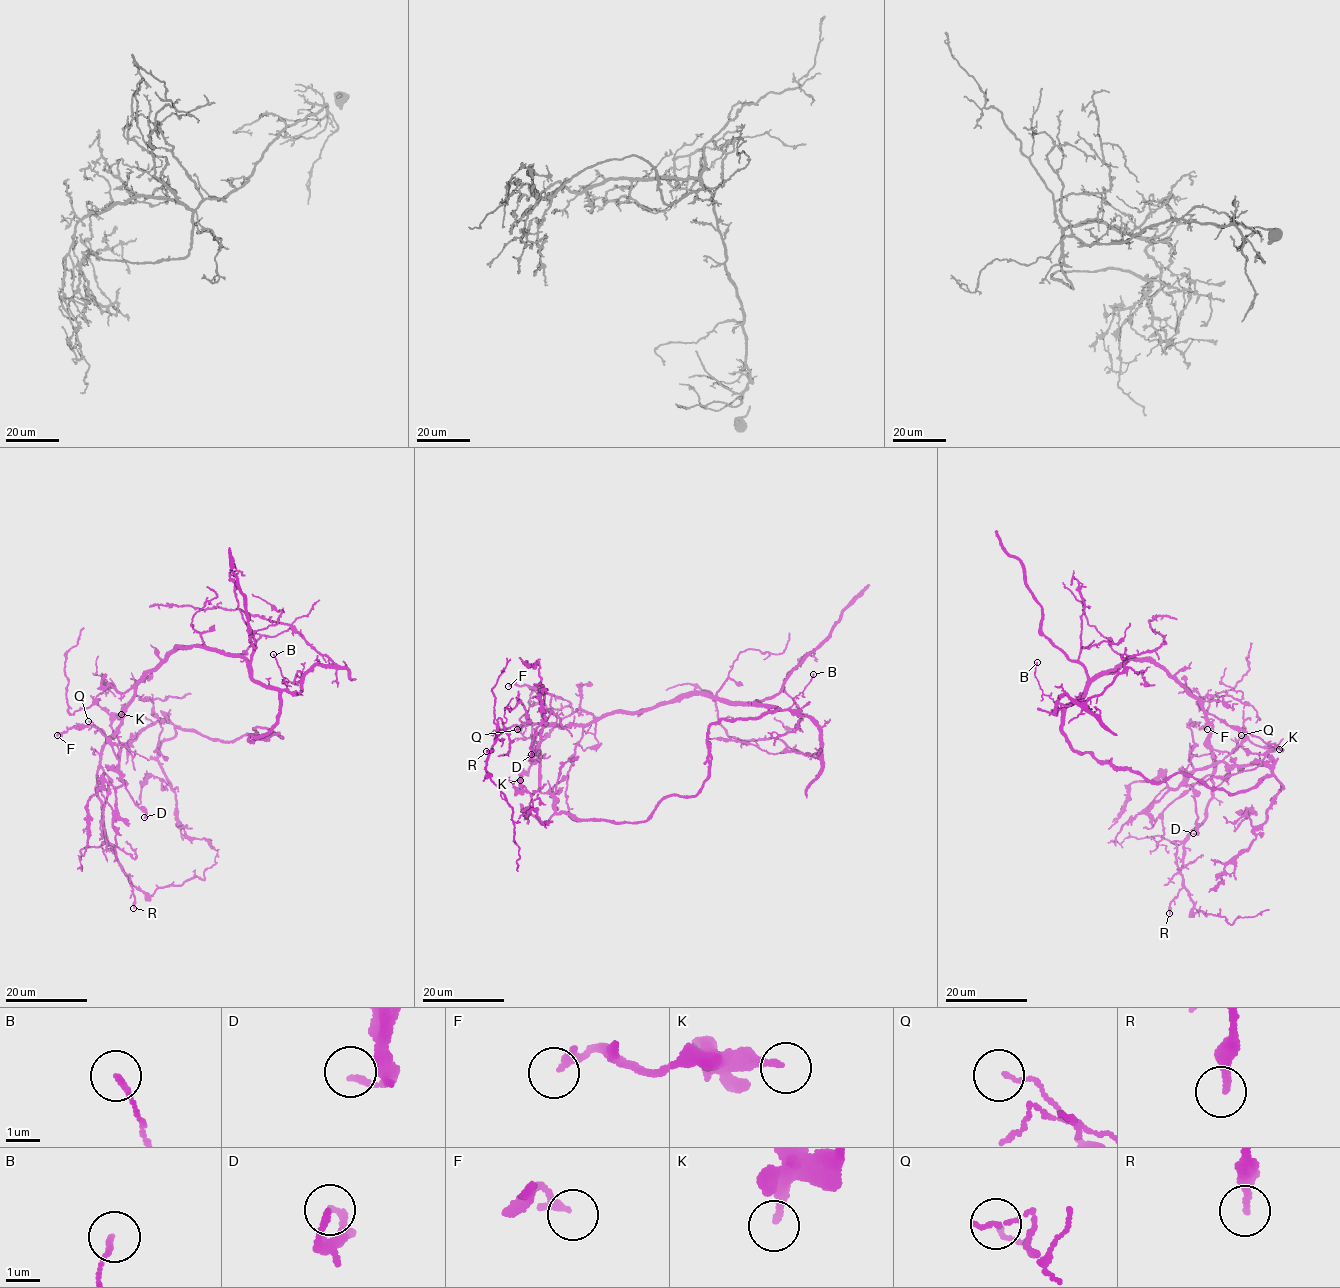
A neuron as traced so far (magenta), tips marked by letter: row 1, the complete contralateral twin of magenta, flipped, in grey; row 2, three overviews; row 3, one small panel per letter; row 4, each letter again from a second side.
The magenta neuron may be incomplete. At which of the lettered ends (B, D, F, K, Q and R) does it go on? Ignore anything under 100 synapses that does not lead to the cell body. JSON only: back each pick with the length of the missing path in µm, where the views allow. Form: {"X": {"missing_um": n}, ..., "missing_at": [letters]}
{"missing_at": []}

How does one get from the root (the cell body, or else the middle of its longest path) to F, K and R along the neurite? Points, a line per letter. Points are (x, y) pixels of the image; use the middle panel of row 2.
F: (772, 707), (710, 725), (709, 777), (695, 795), (612, 822), (555, 812), (538, 746), (551, 695), (508, 686)
K: (772, 707), (710, 725), (700, 791), (669, 795), (644, 821), (555, 812), (540, 791), (537, 742), (520, 780)
R: (772, 707), (683, 693), (589, 724), (530, 724), (496, 734), (497, 728), (486, 751)

